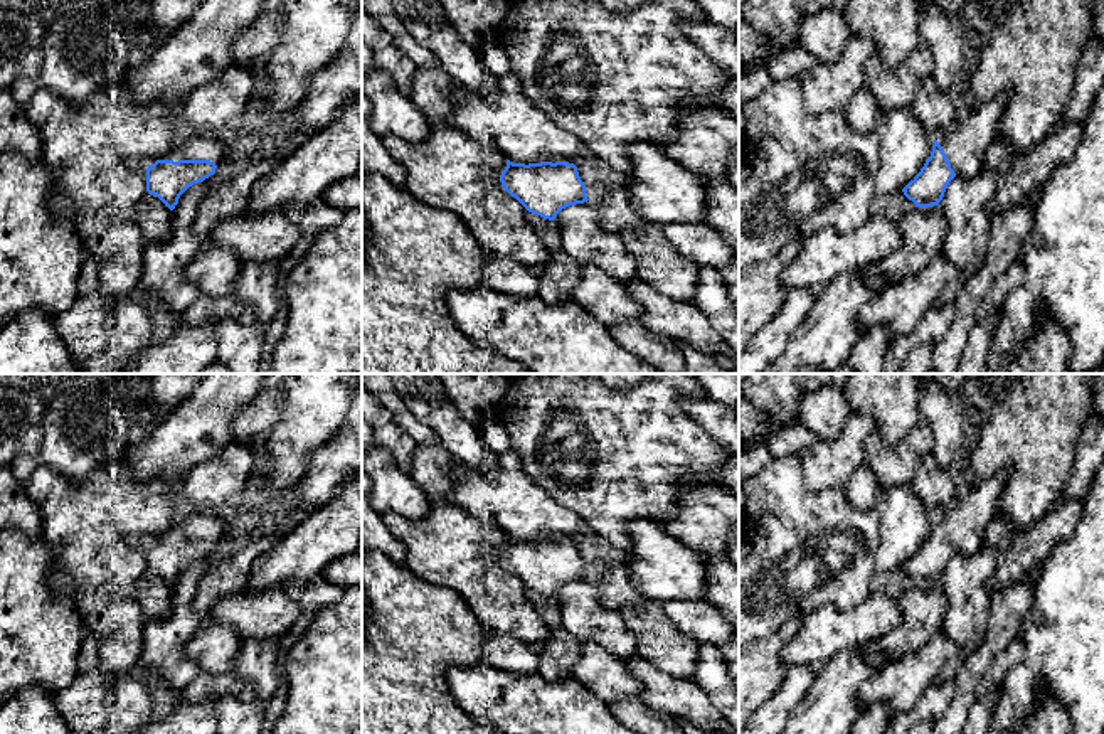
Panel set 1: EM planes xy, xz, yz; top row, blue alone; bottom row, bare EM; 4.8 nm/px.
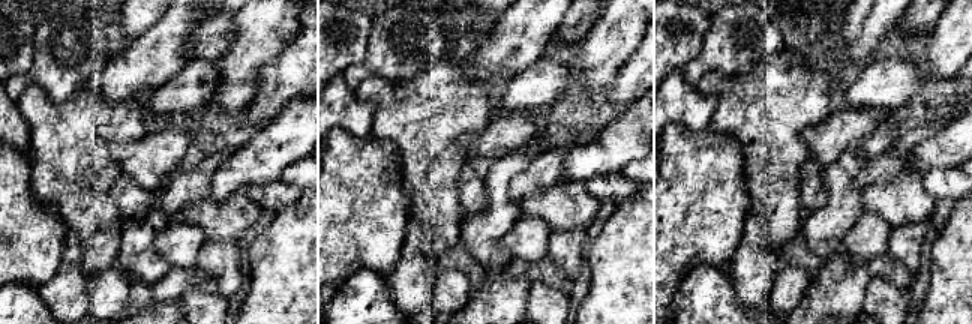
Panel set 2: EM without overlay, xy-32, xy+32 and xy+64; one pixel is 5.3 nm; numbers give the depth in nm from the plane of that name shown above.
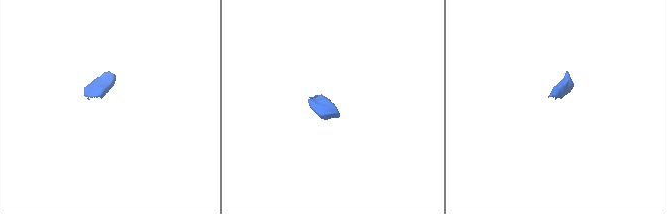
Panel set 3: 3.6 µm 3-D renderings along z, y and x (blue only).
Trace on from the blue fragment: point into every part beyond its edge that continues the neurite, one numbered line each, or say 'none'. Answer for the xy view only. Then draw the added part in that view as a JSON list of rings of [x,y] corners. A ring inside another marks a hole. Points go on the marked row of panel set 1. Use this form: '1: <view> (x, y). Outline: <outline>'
1: xy (192, 145). Outline: [[[180,131],[177,145],[160,160],[210,160],[215,165],[224,157],[224,145],[214,131]]]

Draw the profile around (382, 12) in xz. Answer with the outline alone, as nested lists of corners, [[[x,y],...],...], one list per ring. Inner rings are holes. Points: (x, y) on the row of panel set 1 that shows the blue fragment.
[[[362,0],[362,10],[370,15],[417,67],[441,66],[438,57],[422,47],[397,17],[390,0]]]

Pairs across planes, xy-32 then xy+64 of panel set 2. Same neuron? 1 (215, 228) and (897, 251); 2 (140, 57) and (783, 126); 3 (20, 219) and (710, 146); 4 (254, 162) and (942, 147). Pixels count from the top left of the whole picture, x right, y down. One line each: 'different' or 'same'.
1: different
2: different
3: same
4: same

